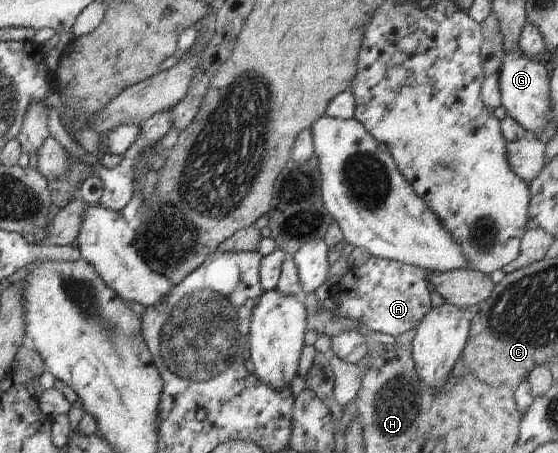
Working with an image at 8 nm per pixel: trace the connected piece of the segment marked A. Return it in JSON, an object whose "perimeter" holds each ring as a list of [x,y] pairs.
{"perimeter":[[[371,256],[363,265],[351,267],[337,283],[329,287],[330,298],[335,303],[335,308],[330,312],[340,318],[359,320],[369,334],[401,335],[409,329],[415,329],[432,310],[429,274],[431,272],[419,266]]]}

